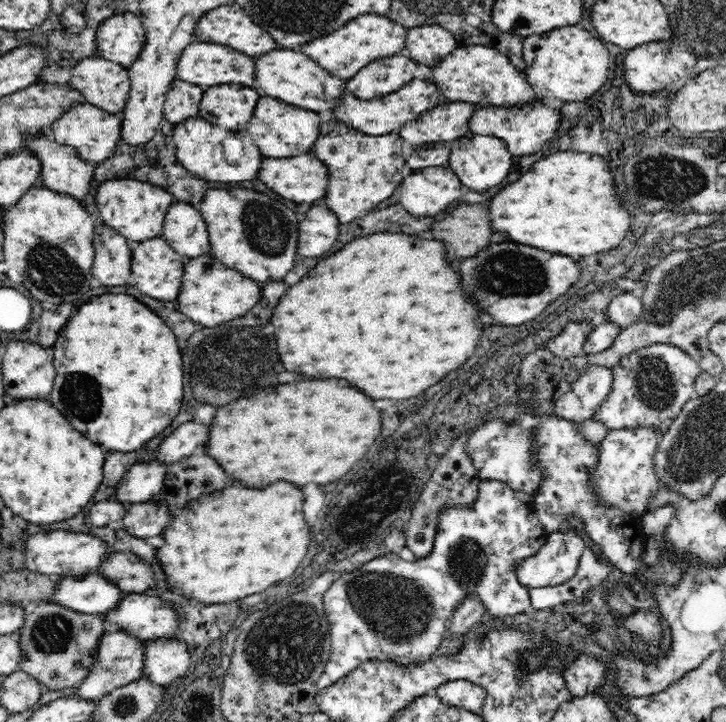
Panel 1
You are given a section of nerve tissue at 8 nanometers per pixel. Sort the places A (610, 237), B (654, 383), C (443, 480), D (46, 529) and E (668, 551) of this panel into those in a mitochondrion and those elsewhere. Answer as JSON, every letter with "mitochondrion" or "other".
{"A":"other","B":"mitochondrion","C":"other","D":"other","E":"other"}

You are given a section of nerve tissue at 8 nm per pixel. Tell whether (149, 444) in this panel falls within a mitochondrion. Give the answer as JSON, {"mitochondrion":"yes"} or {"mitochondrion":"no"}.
{"mitochondrion":"no"}

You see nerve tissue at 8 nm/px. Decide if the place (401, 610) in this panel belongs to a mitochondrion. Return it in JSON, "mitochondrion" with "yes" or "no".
{"mitochondrion":"yes"}

